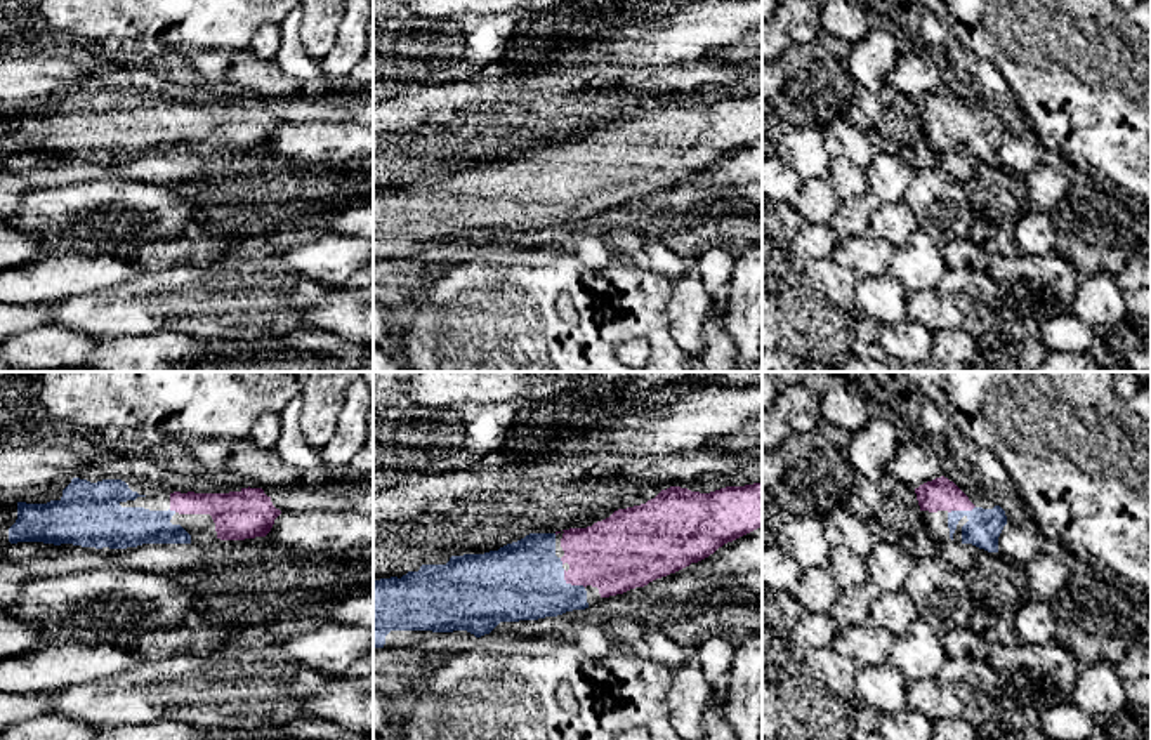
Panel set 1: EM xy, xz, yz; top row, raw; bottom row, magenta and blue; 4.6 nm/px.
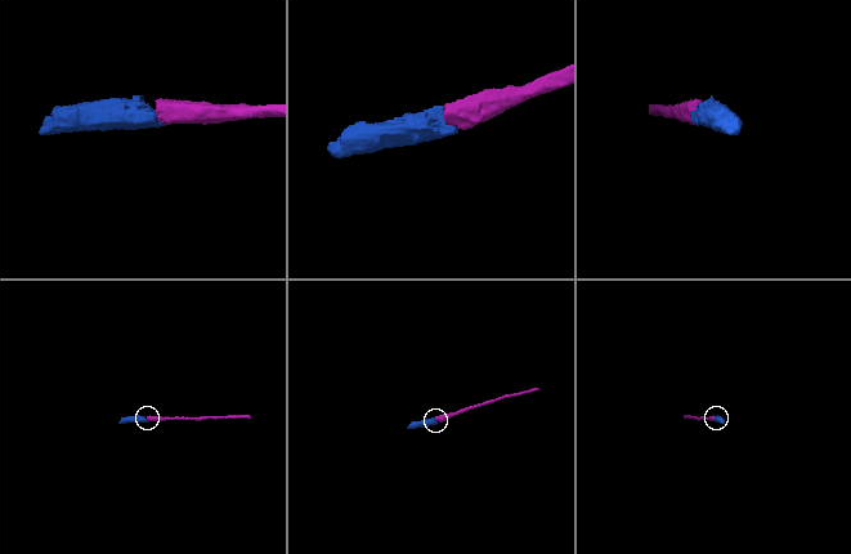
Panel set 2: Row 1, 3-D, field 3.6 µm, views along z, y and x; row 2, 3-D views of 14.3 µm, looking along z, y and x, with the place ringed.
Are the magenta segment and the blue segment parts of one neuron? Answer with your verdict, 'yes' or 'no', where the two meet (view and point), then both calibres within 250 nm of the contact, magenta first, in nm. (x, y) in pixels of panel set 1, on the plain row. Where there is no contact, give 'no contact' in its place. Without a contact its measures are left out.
yes | xz (570, 193) | 340/360 nm

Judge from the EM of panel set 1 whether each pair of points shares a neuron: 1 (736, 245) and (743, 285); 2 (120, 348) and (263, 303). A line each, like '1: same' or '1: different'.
1: different
2: different

